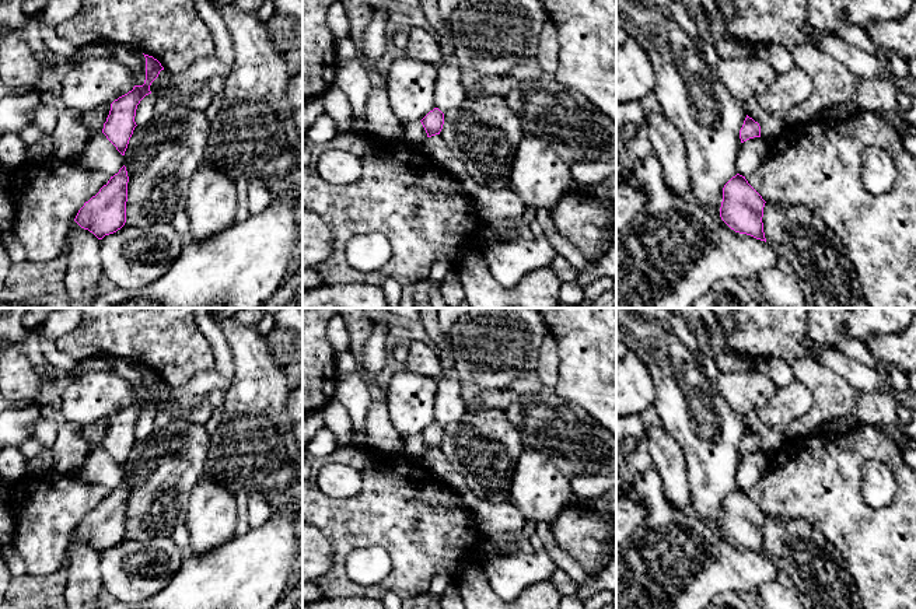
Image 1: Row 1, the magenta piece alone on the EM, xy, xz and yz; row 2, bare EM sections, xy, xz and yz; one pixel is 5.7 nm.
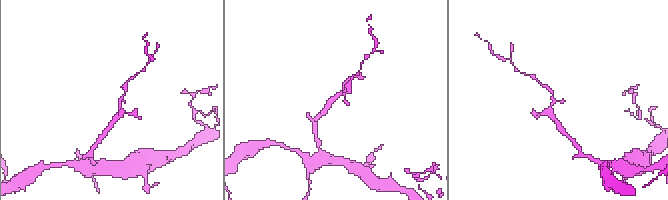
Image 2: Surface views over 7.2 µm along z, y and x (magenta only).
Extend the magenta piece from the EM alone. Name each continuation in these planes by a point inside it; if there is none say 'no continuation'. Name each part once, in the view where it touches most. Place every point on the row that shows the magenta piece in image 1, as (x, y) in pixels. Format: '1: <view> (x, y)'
no continuation

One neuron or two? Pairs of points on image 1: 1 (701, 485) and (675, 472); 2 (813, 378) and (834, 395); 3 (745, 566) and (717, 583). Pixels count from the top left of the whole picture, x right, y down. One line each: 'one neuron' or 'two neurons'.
1: two neurons
2: one neuron
3: one neuron

